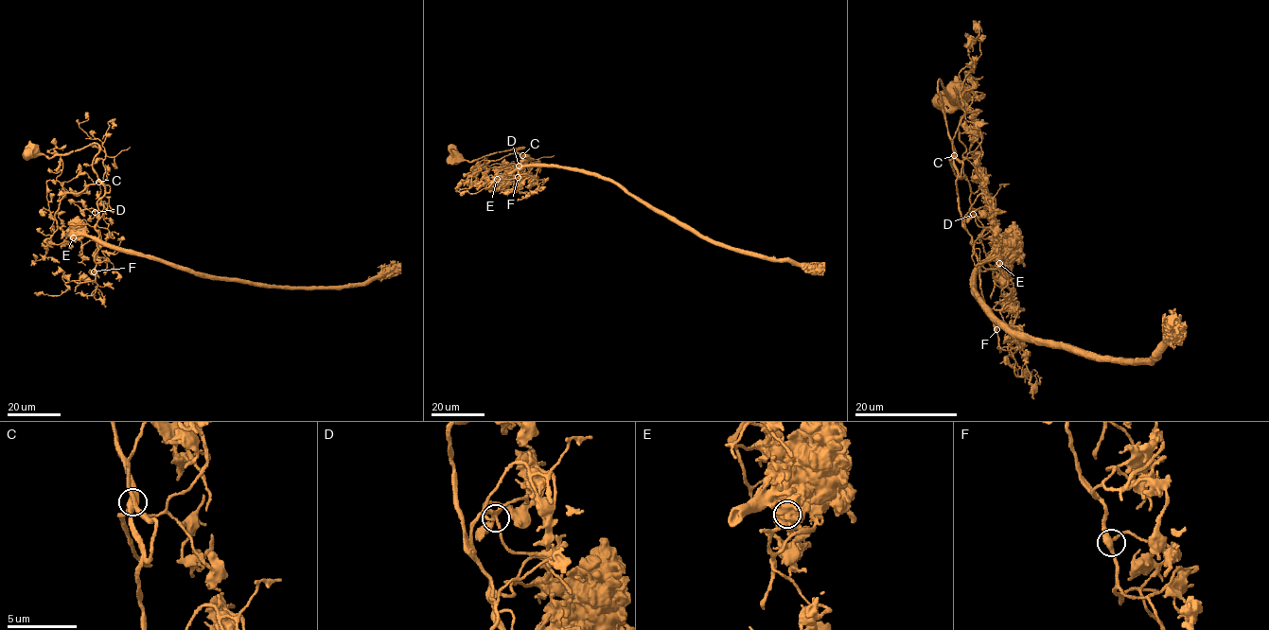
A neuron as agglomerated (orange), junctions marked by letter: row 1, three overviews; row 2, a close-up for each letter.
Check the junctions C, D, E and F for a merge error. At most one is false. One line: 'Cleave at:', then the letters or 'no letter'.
Cleave at: E

